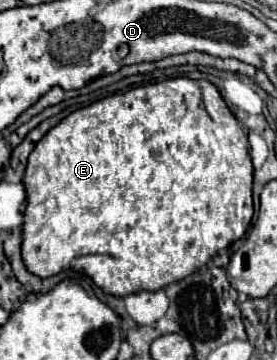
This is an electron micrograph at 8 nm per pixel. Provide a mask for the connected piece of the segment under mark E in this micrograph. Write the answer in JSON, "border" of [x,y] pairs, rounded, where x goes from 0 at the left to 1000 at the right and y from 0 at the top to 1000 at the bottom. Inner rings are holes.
{"border":[[[614,217],[592,228],[505,239],[462,250],[455,261],[397,267],[325,294],[282,300],[274,311],[245,317],[217,344],[181,356],[166,378],[130,400],[116,428],[101,433],[101,461],[87,483],[87,522],[94,522],[94,583],[87,583],[87,622],[79,622],[79,722],[137,772],[181,772],[217,750],[260,744],[303,756],[339,778],[347,794],[375,806],[375,817],[404,822],[462,822],[513,806],[585,806],[628,783],[708,756],[736,739],[787,694],[823,689],[838,672],[866,667],[910,611],[910,444],[895,428],[895,383],[888,356],[845,328],[845,317],[809,289],[787,244],[751,222],[693,222],[693,217]]]}

